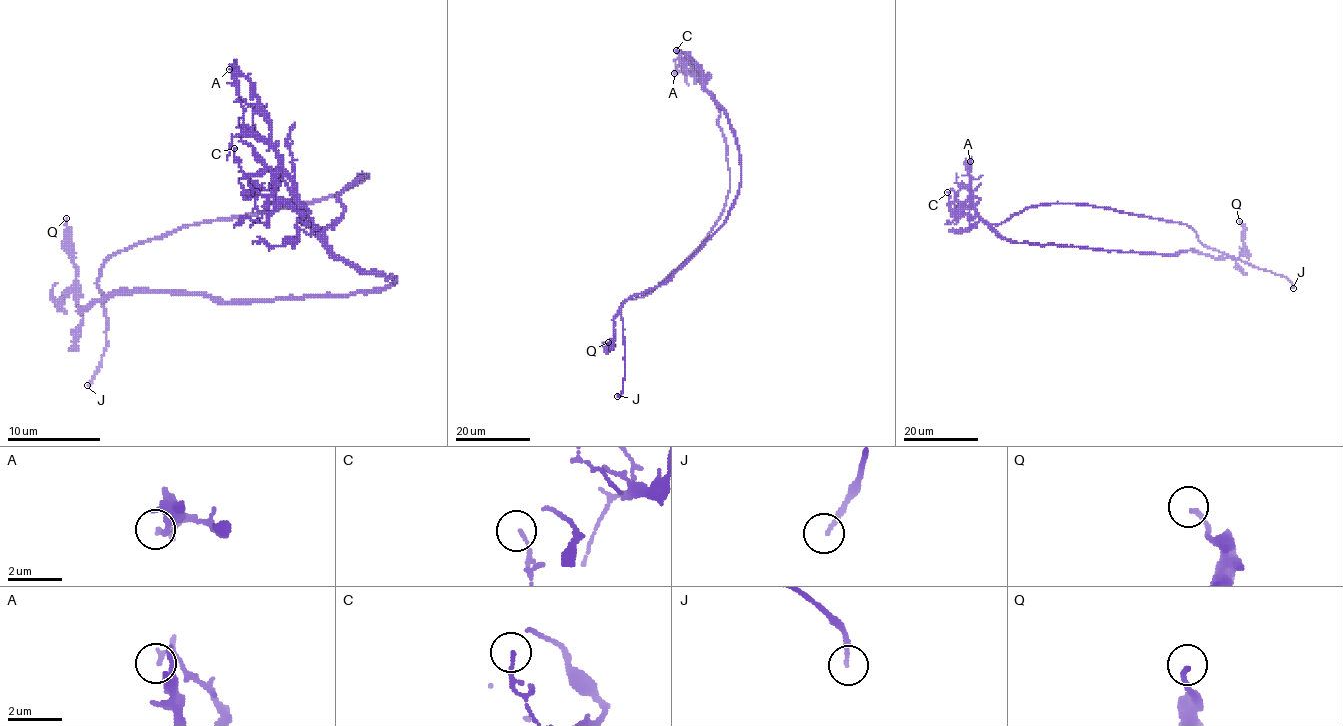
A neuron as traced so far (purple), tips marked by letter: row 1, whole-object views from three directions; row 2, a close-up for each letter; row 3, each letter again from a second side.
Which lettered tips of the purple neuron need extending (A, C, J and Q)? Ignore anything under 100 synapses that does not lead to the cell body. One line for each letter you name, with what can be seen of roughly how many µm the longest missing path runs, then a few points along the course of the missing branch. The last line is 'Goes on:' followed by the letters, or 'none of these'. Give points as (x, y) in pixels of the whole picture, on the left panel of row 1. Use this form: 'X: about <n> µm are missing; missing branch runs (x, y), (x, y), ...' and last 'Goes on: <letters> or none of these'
J: about 15 µm are missing
Goes on: J

